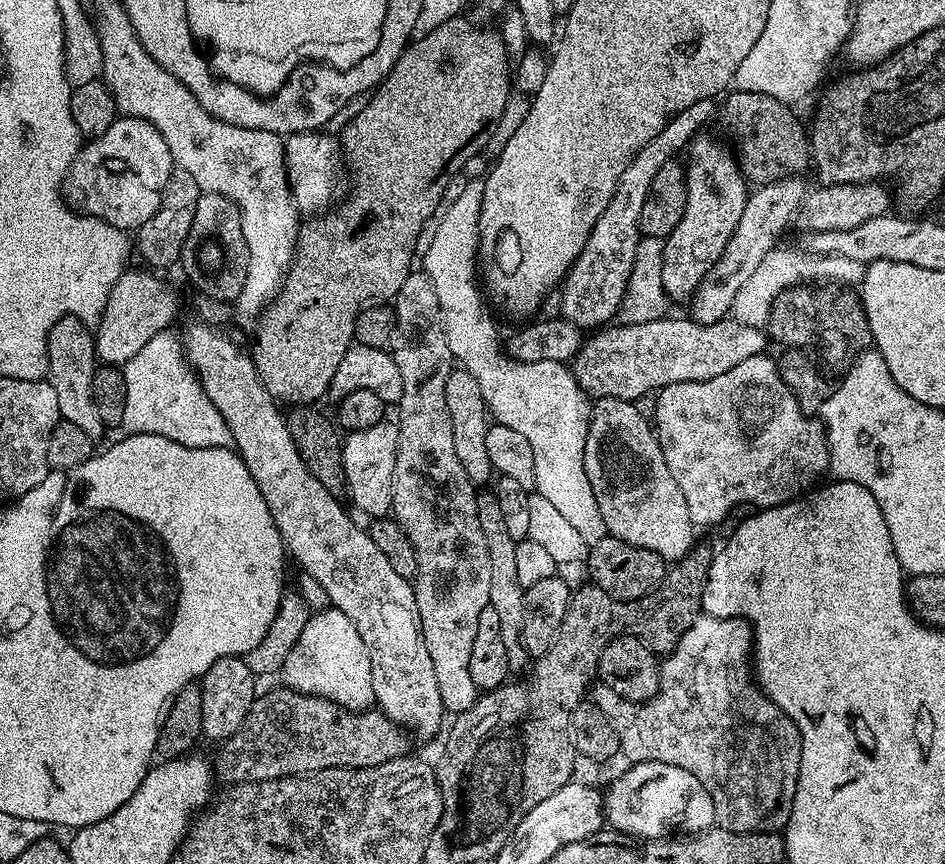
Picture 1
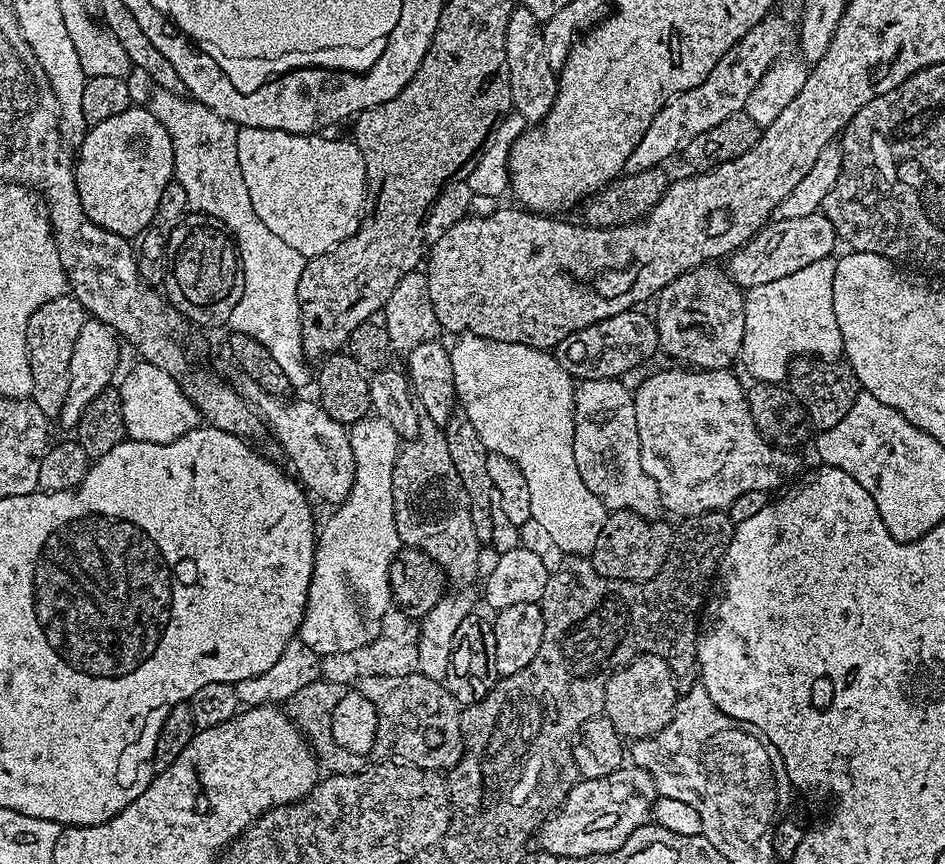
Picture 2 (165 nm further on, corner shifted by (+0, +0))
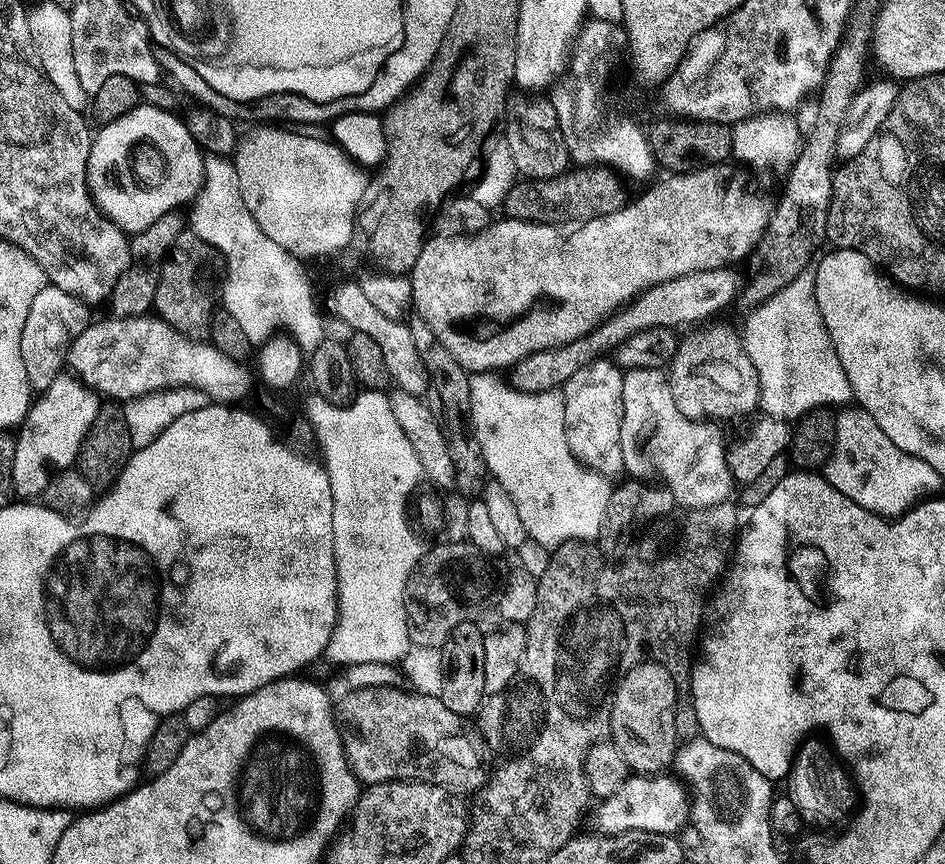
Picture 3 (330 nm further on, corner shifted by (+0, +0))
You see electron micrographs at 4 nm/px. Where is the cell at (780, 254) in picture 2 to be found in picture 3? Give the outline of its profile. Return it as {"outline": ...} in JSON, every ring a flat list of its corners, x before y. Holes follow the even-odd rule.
{"outline":[[695,272,686,274,682,278,674,278,670,282,662,282,658,286,640,293,631,304,625,304,623,308,601,320,585,336,569,344,564,344,561,348,536,352,533,356,519,360,510,372,512,375,511,387,518,392,551,392,559,389,571,376,578,374,578,370,582,370,582,366,607,357,609,353,620,347,623,340,630,338,636,332,645,332,651,328,680,330,683,324,696,326,707,321,712,318,707,318,707,316,714,315,719,308,726,307,731,300,732,303,734,300,734,292,732,294,728,288,716,292,716,279,718,276,715,272]]}

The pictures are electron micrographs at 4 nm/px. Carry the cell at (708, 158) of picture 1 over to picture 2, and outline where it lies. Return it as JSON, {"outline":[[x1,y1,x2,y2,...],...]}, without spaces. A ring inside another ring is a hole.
{"outline":[[685,274,674,278,655,297,656,316,654,323,656,333,660,339,660,348,668,356,673,356,676,360,685,360,687,367,692,370,703,370,706,368,726,368,731,369,732,363,737,363,742,338,744,337,744,298,745,293,727,274,721,276,696,276,700,274],[726,306,732,306,734,314,724,314,730,312],[688,328,706,328,706,330,688,330],[712,328,720,328,724,332,708,332]]}

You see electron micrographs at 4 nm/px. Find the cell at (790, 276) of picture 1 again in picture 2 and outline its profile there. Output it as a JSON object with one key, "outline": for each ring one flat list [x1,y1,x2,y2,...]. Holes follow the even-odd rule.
{"outline":[[814,258,810,266,802,266,802,270,794,270,786,278,778,278,774,282,766,282,766,286,754,286,747,289,744,298,744,337,740,347,739,359,744,360,744,368,756,382,780,384,788,376,788,367,795,356,821,356,824,362,840,360,844,355,842,332,838,330,838,322,834,318,832,302,832,278,836,269,836,260,820,260]]}

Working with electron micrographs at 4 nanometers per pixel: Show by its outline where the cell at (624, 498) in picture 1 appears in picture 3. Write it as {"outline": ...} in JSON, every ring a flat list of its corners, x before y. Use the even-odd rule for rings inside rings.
{"outline":[[601,358,582,366,562,385,564,406,564,433,566,442,576,459,593,472,613,474,624,466,620,449,620,413,622,402,622,378,624,372,619,364]]}

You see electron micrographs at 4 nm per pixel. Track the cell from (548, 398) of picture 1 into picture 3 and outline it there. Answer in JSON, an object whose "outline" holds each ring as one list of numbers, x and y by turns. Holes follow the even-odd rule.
{"outline":[[476,374,469,379,470,398,467,415,470,427,476,437,480,453,484,459,487,475,510,494,514,506,518,506,518,515,522,517,522,526,526,526,528,540,549,550,568,540,597,539,606,521,604,515,612,497,613,485,608,484,609,477,603,472,593,472,576,459,566,442,564,433,564,406,561,397,551,392,518,392,507,383,496,382,492,374]]}

